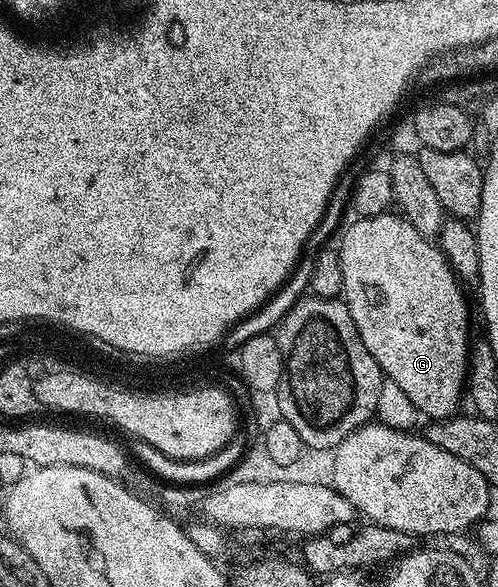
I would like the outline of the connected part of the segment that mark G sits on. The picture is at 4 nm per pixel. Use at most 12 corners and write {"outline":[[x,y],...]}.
{"outline":[[398,213],[342,235],[341,298],[415,412],[459,410],[470,307]]}

